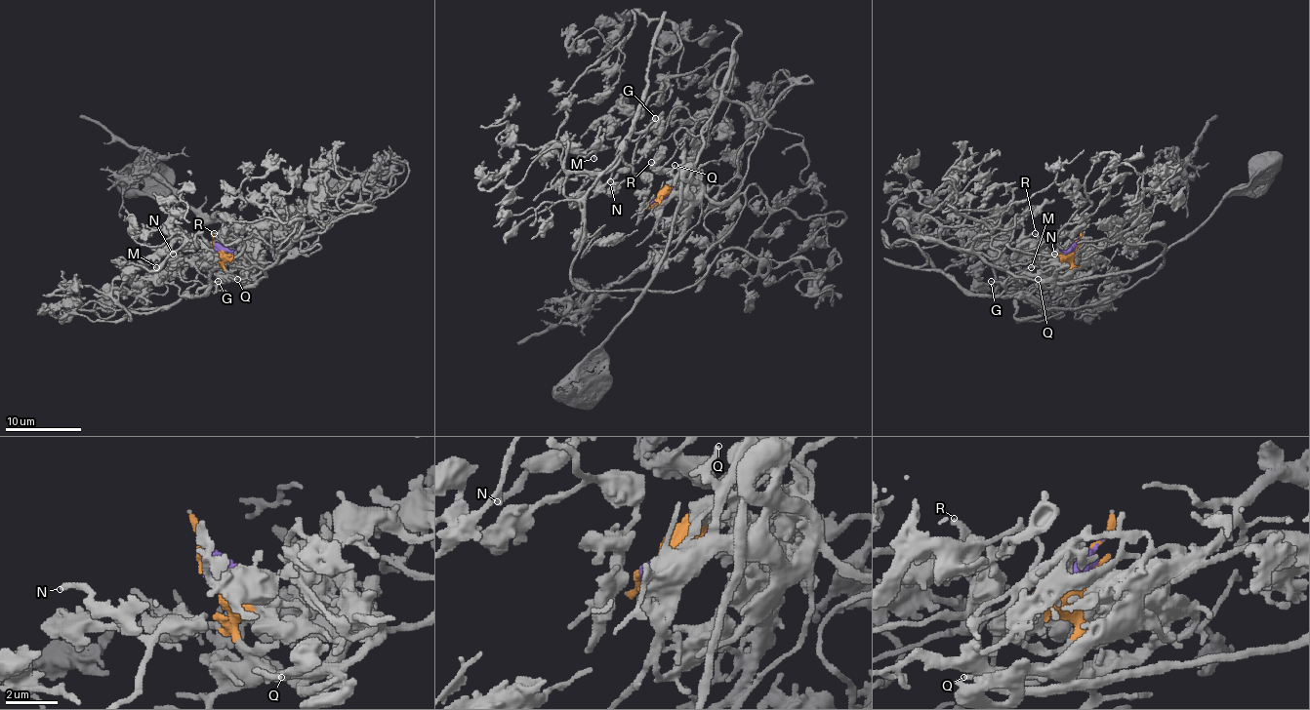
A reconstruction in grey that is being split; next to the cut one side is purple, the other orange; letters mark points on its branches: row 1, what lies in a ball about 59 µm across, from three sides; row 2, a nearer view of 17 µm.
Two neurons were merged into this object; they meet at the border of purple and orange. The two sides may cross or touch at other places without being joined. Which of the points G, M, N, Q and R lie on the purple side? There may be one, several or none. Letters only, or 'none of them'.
G, M, N, R

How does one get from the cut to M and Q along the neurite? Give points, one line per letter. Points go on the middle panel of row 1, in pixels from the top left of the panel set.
M: (656, 203), (684, 171), (668, 174), (648, 149), (632, 165), (644, 131), (618, 145), (603, 137), (593, 159)
Q: (656, 203), (673, 187), (675, 165)

